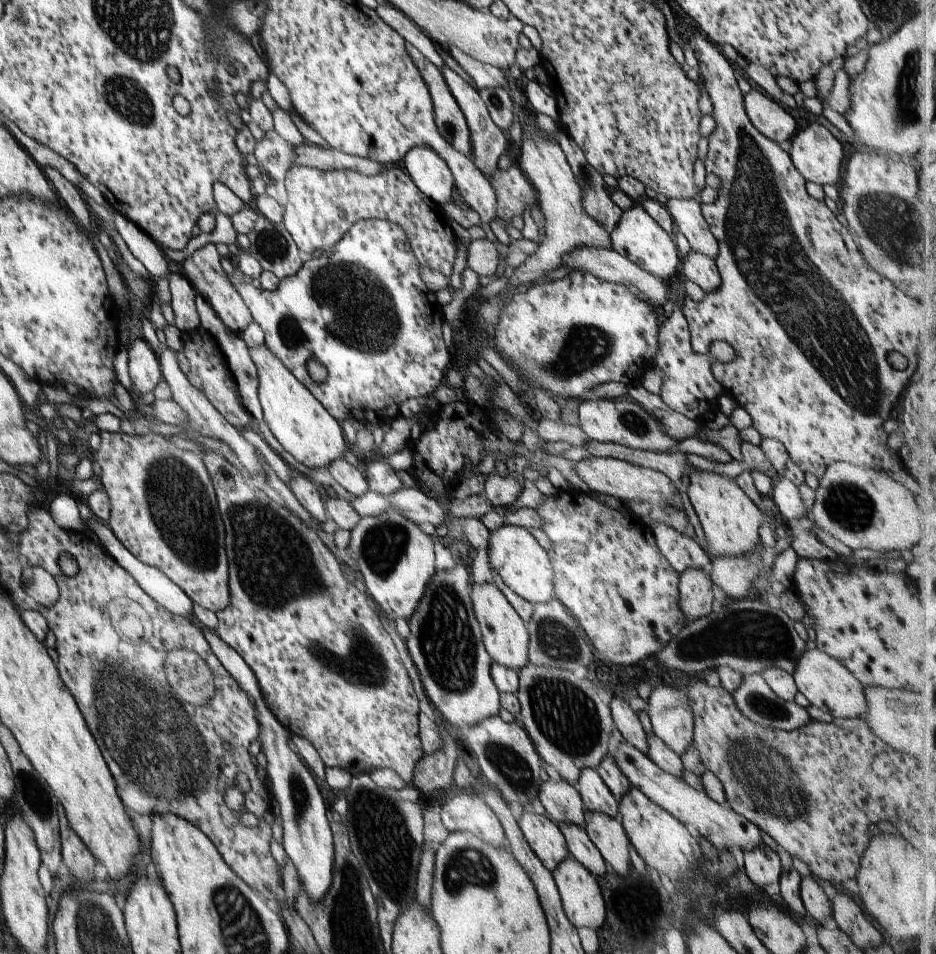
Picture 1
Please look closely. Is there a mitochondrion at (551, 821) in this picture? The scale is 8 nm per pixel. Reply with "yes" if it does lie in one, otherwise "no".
no

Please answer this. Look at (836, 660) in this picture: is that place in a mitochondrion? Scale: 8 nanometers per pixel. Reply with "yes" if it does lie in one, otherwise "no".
no

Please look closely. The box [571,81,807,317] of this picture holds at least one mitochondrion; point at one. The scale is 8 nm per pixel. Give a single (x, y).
(587, 179)

